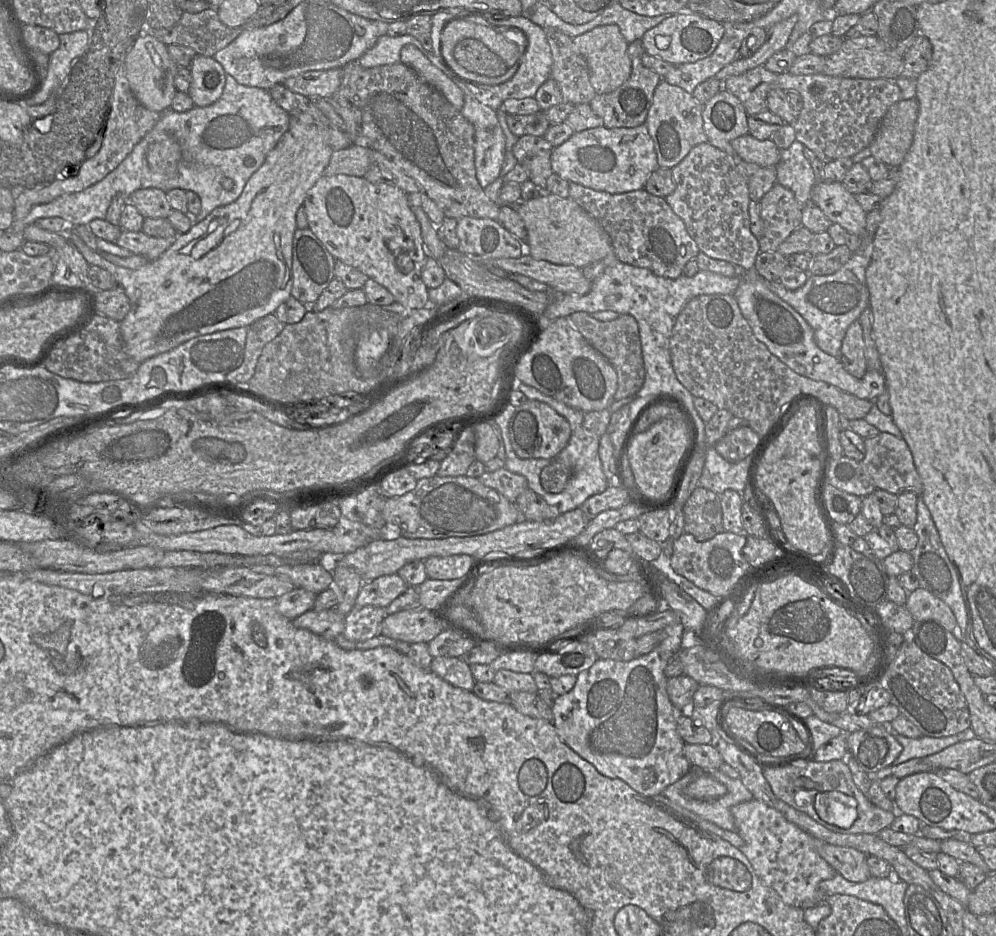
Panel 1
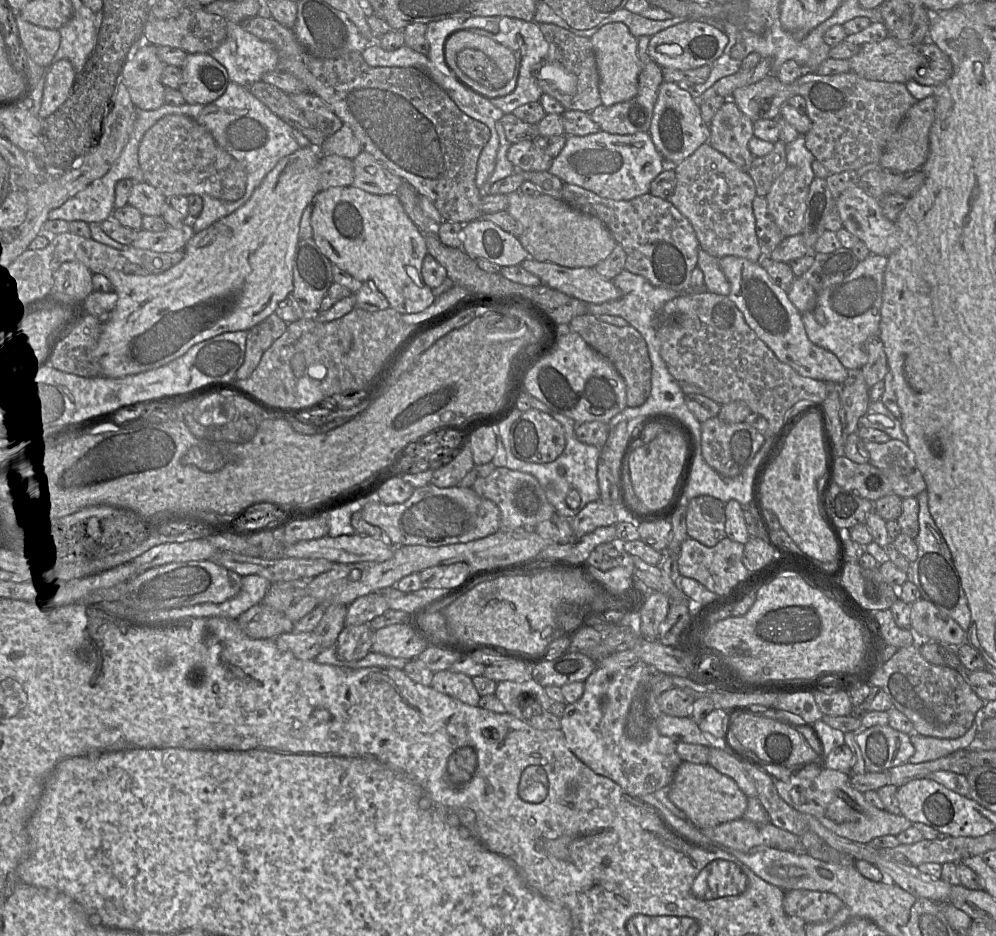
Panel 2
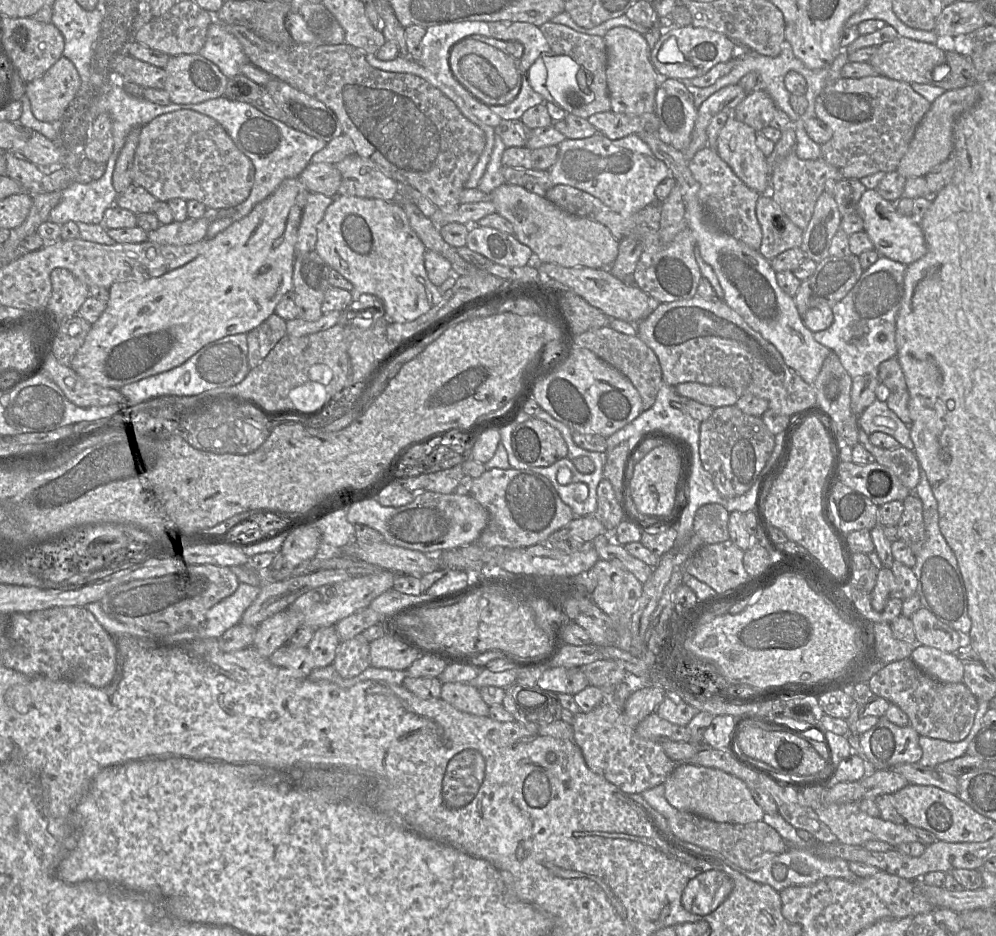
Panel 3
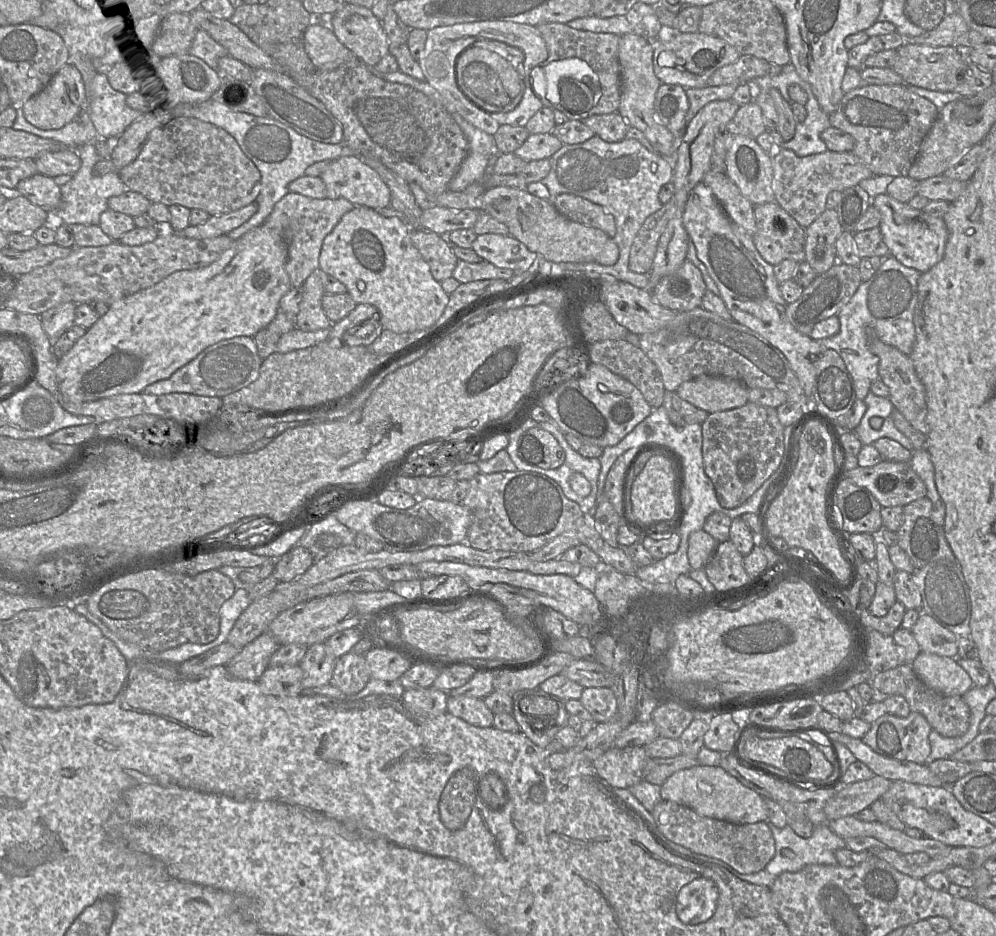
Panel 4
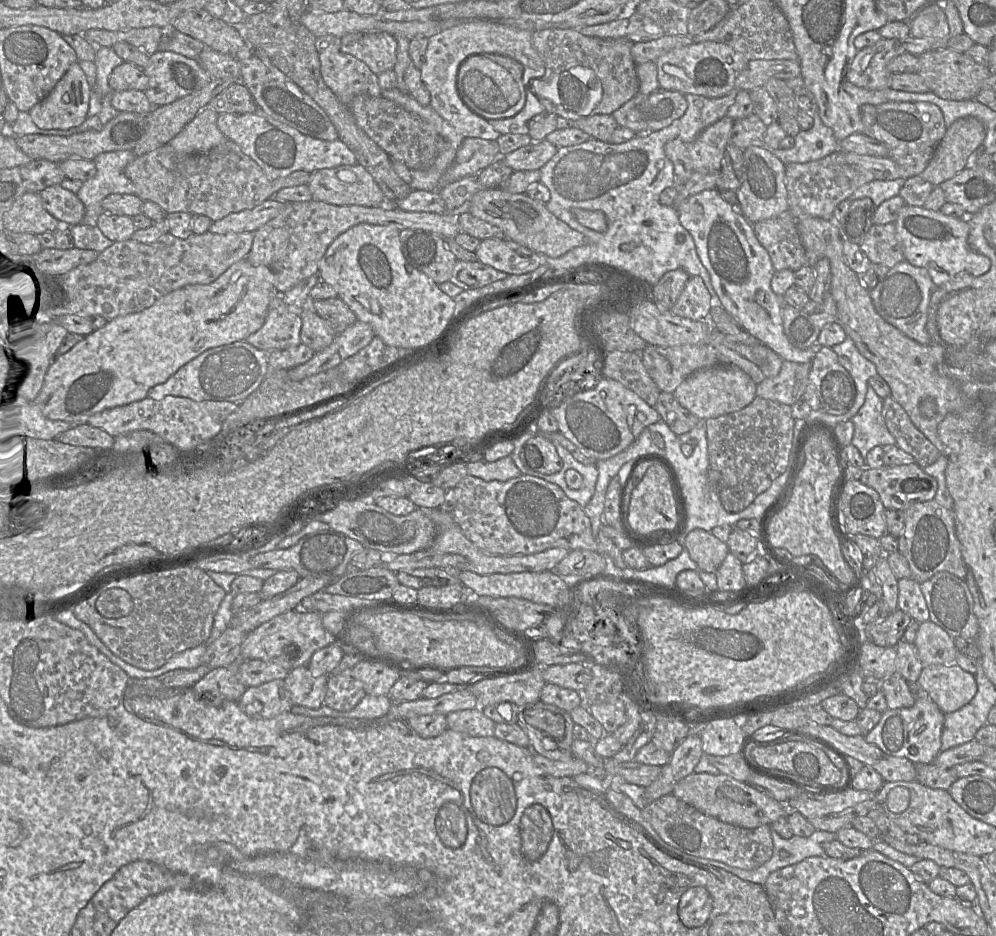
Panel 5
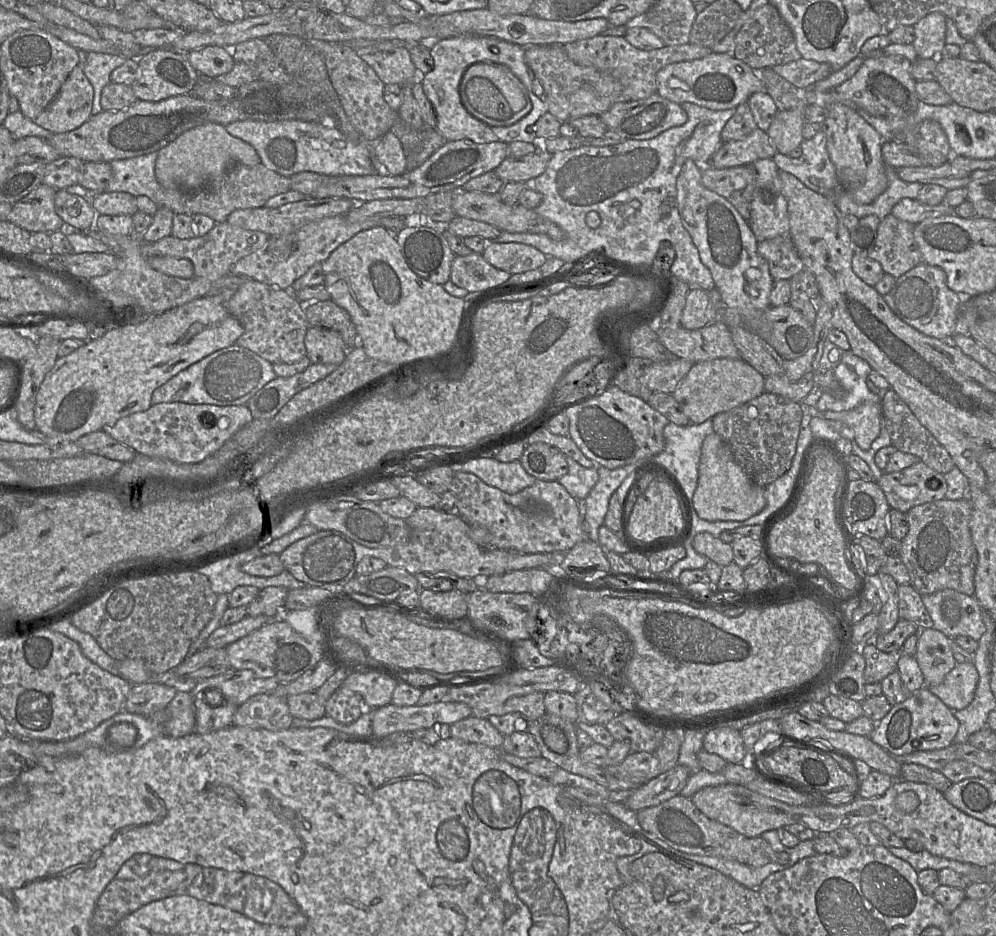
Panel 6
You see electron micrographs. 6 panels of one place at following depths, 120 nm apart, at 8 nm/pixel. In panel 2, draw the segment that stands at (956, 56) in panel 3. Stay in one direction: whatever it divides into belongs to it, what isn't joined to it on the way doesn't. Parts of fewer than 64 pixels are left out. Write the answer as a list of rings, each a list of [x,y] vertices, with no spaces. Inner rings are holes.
[[[926,39],[917,45],[924,56],[923,64],[918,68],[913,80],[921,85],[937,86],[944,83],[953,72],[949,56],[937,44]]]

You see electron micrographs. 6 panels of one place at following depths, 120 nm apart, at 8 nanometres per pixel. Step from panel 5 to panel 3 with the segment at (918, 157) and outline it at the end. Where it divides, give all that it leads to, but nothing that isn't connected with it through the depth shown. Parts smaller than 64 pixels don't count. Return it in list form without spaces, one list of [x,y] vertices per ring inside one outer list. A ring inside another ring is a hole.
[[[885,76],[839,78],[828,83],[815,100],[815,113],[832,131],[829,141],[821,145],[822,158],[838,168],[844,178],[861,179],[878,172],[895,172],[908,150],[915,131],[930,109],[931,103],[904,81]]]

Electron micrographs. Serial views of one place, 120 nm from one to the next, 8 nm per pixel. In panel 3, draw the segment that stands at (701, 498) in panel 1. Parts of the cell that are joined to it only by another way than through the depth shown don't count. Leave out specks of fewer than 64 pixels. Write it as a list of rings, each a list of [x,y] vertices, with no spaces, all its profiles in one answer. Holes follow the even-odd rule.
[[[709,503],[695,513],[693,530],[704,544],[717,544],[729,540],[730,513],[720,504]]]

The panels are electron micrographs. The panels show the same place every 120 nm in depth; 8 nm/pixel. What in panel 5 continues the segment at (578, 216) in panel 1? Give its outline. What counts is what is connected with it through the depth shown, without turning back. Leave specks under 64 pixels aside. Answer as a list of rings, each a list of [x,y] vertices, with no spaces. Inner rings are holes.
[[[500,188],[483,189],[473,196],[469,212],[499,227],[506,239],[551,258],[561,257],[571,249],[587,243],[582,233],[570,228],[549,212],[544,203],[528,197],[525,193],[513,194]]]

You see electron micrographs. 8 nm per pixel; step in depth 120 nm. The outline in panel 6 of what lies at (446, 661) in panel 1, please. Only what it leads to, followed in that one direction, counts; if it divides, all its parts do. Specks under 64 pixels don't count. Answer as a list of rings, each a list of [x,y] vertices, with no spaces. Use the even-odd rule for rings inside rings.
[[[473,715],[450,725],[451,736],[468,743],[483,744],[501,750],[504,736],[488,719]]]

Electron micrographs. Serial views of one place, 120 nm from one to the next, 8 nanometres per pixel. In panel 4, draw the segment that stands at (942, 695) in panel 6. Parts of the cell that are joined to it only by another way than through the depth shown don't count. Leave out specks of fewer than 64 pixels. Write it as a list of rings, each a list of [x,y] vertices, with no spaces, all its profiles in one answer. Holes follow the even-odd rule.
[[[921,651],[912,668],[927,687],[945,696],[963,696],[974,686],[969,674],[952,657]]]

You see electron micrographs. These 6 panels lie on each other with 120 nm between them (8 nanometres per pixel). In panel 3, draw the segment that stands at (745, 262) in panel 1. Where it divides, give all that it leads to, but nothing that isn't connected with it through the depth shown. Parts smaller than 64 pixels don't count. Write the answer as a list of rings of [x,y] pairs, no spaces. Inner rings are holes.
[[[709,146],[699,150],[688,162],[688,167],[699,183],[699,200],[703,204],[708,220],[721,232],[744,242],[758,250],[762,242],[762,229],[756,217],[756,203],[760,194],[749,188],[729,165]]]

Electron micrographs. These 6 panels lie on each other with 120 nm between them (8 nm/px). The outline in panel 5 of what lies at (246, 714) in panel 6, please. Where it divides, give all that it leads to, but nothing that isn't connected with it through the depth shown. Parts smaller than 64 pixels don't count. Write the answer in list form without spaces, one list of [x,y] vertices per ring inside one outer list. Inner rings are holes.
[[[283,679],[247,688],[238,704],[248,716],[261,719],[270,719],[289,712],[293,706]]]

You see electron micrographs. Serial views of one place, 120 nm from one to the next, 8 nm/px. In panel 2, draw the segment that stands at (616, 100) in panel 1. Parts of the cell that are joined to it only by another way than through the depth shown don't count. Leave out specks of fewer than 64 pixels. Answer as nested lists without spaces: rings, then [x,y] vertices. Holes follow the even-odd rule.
[[[650,37],[637,38],[637,54],[641,62],[641,70],[638,77],[638,92],[630,100],[611,106],[600,106],[589,112],[592,121],[600,126],[601,131],[610,134],[626,135],[637,132],[649,132],[654,106],[657,100],[658,89],[663,80],[662,68],[658,66],[648,54]]]

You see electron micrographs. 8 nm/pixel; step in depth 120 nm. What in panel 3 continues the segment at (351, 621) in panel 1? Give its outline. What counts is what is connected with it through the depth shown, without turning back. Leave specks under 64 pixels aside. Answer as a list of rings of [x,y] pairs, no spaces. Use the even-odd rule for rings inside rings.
[[[361,633],[352,639],[341,641],[332,664],[343,678],[359,675],[371,666],[370,643]]]

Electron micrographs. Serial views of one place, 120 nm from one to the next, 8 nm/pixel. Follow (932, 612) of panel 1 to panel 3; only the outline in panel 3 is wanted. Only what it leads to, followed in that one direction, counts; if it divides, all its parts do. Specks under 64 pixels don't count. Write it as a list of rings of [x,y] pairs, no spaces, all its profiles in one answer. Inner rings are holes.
[[[921,607],[910,618],[916,639],[922,645],[945,652],[956,652],[960,647],[958,631],[940,621],[928,609]]]

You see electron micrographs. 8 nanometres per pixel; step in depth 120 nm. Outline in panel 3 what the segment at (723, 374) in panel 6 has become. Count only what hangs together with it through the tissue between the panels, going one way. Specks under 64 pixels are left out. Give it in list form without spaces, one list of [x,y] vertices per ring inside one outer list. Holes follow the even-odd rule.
[[[697,382],[680,383],[676,385],[676,392],[713,408],[735,405],[739,399],[731,388]]]

